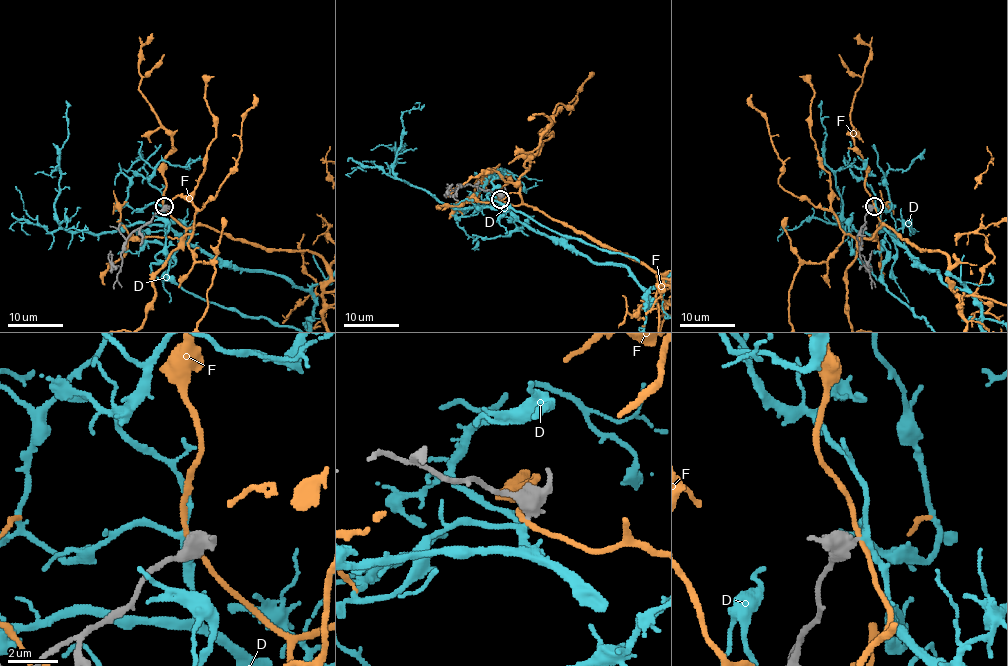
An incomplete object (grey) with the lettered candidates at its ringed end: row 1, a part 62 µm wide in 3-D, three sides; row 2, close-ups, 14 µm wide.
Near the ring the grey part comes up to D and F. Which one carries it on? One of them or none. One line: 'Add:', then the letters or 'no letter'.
Add: D

